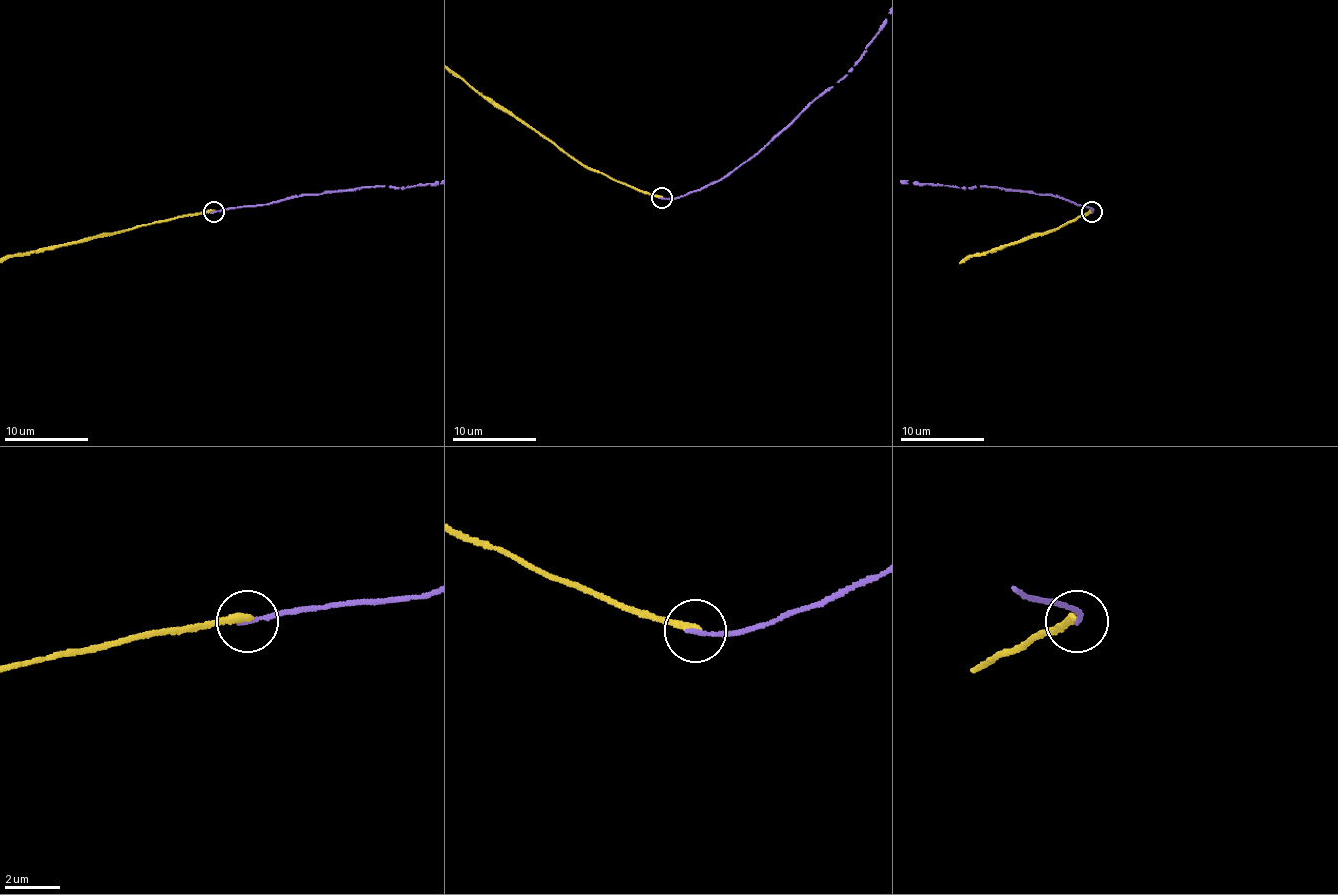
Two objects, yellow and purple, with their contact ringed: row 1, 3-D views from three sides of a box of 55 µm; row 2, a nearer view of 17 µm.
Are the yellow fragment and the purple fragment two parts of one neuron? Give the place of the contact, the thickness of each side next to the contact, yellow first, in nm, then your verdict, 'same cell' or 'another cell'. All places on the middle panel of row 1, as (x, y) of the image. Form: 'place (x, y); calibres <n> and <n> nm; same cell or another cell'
place (661, 198); calibres 280 and 160 nm; another cell

